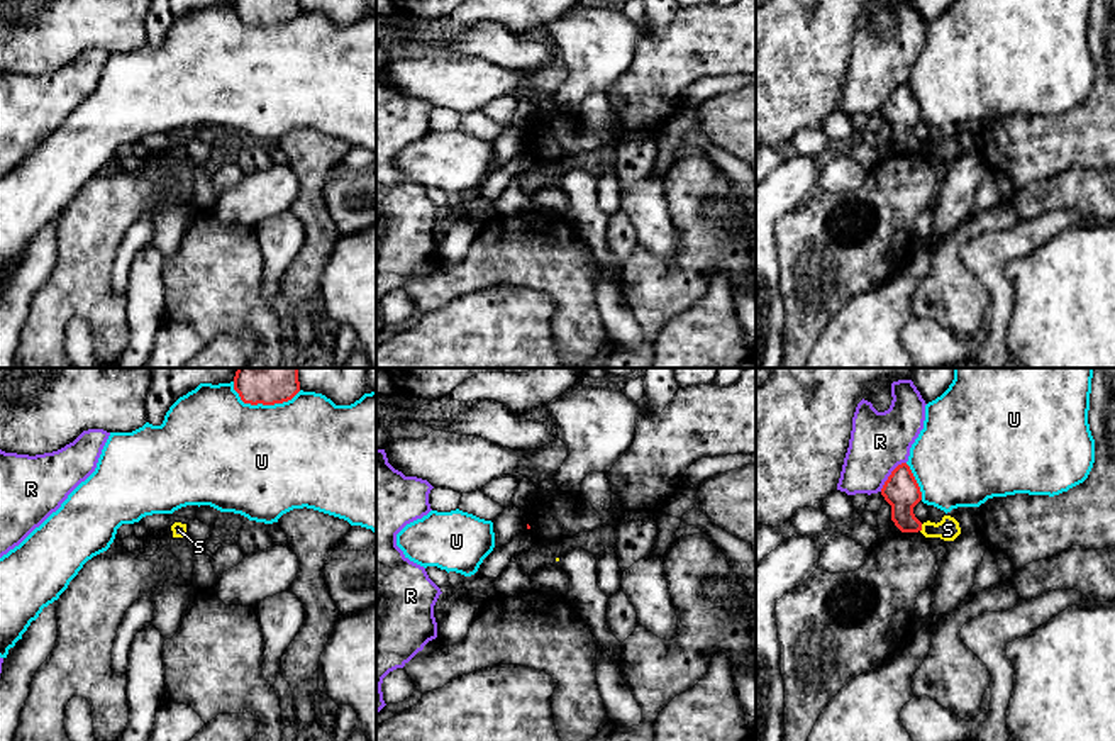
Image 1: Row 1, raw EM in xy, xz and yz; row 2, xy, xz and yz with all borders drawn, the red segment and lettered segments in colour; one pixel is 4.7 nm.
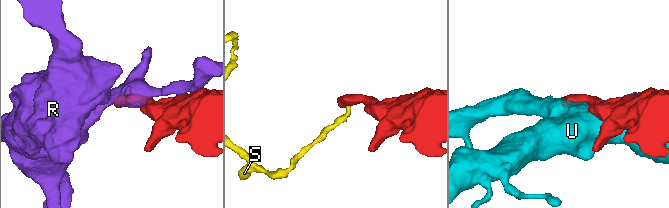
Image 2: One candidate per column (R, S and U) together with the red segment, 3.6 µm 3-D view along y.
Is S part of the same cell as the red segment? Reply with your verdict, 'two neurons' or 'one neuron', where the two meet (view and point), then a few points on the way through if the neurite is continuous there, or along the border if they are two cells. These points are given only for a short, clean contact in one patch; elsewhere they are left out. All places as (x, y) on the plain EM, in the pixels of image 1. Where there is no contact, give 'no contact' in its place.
two neurons | yz (920, 148) | along yz (922, 144), (920, 151)

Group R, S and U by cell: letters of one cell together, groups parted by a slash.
R / S / U

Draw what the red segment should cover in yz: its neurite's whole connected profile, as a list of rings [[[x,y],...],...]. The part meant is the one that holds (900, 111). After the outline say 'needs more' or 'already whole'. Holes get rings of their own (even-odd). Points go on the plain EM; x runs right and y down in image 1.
[[[907,83],[891,92],[881,115],[891,125],[891,141],[901,153],[922,151],[922,142],[913,134],[913,127],[922,120],[922,112]]] | already whole

